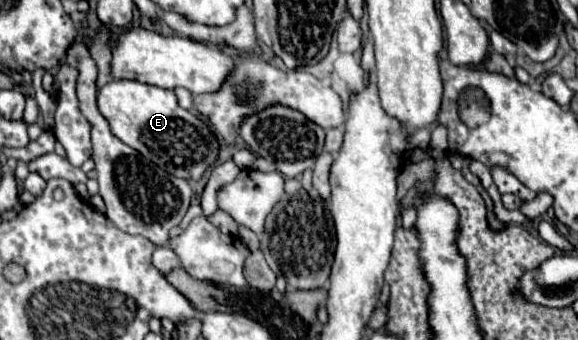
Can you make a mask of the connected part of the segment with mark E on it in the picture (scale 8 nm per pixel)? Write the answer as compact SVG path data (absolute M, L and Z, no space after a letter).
M127 79L109 81L97 93L97 107L117 139L175 177L201 179L205 169L217 159L219 145L215 135L199 117L181 109L175 93L169 89Z

